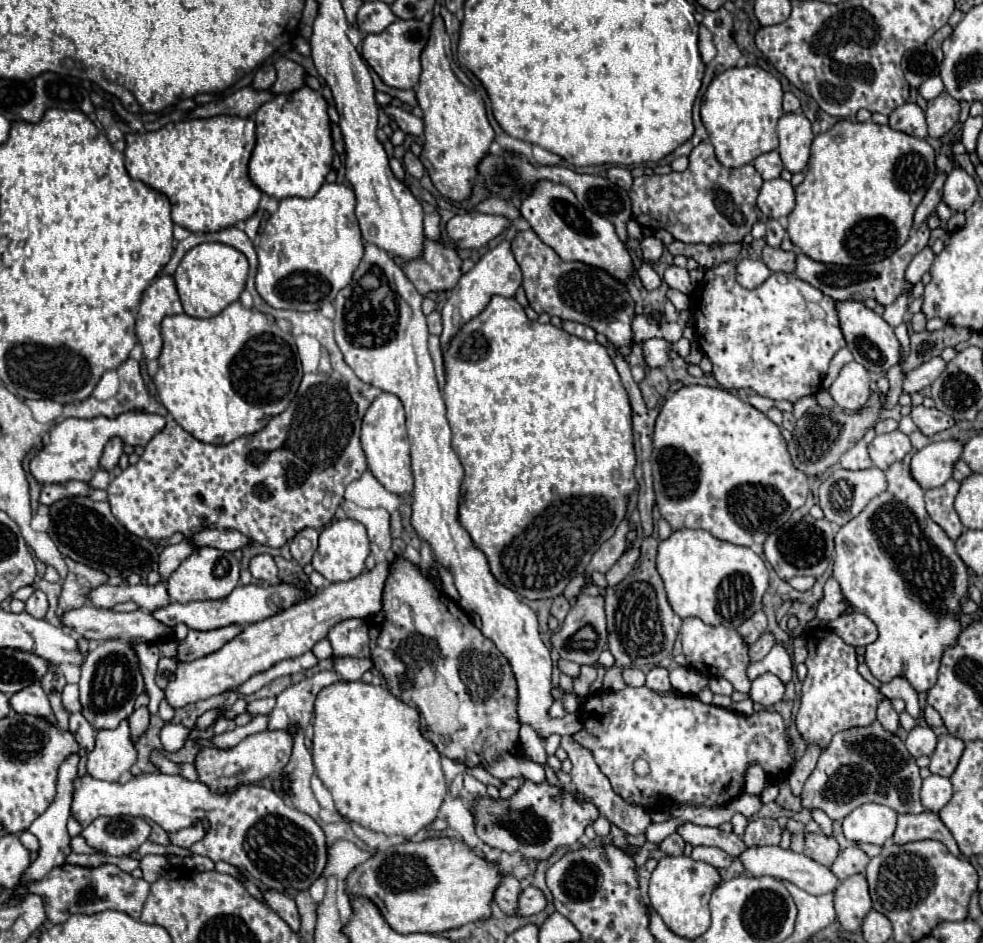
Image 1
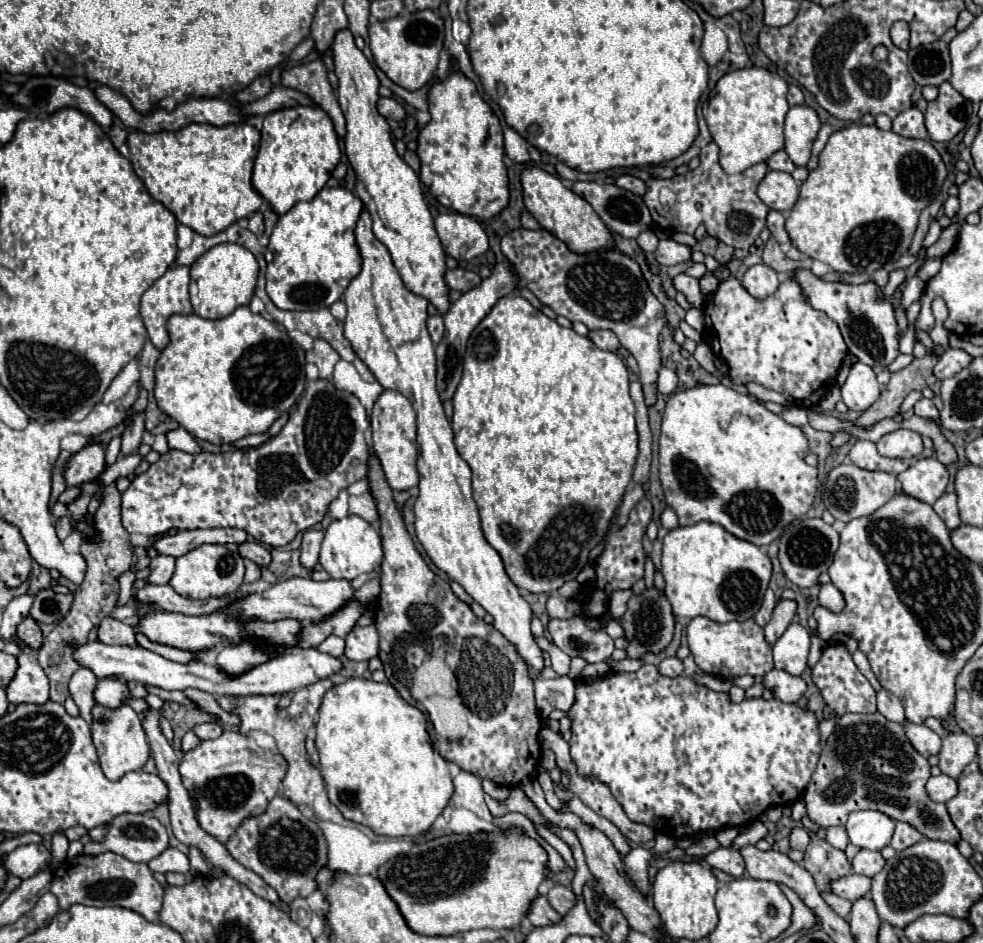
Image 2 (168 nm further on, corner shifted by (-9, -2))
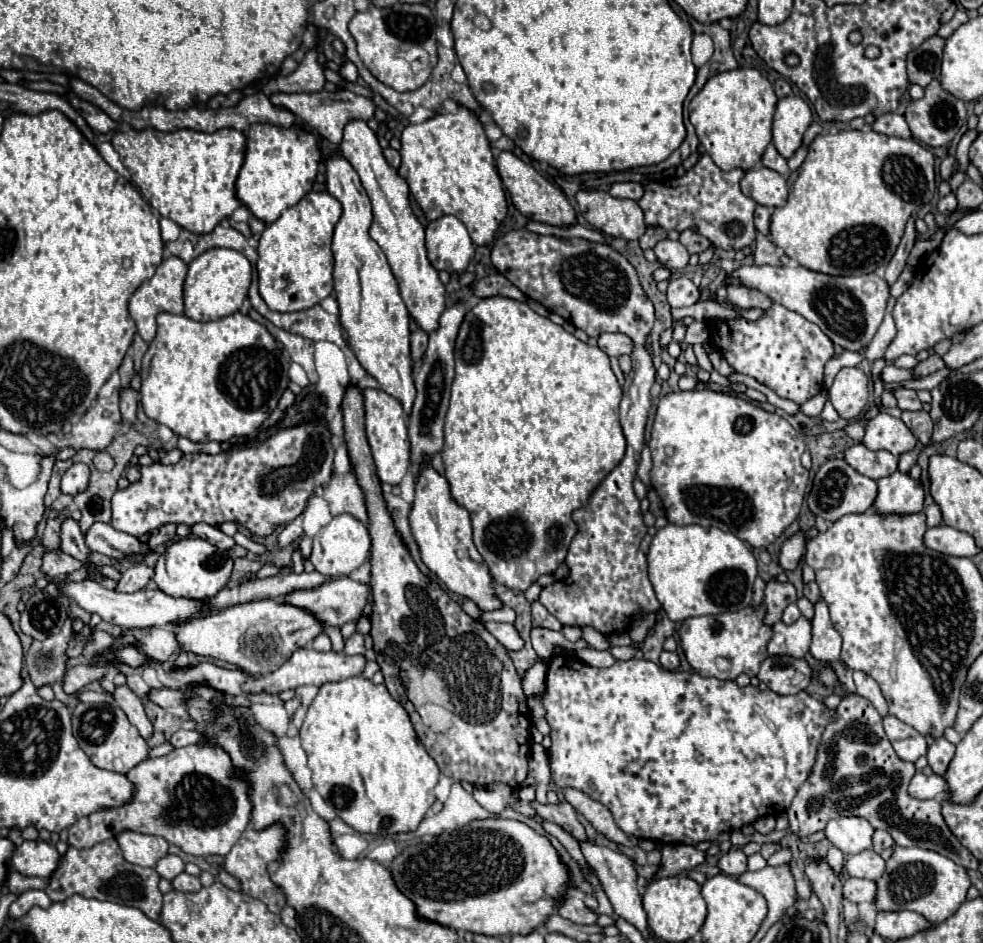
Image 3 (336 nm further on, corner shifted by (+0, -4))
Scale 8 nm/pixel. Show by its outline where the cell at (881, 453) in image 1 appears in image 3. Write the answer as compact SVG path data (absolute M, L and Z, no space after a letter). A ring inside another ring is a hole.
M878 413L874 419L866 423L866 433L862 443L868 449L886 449L894 453L896 457L914 449L918 445L918 439L912 435L912 431L904 425L902 419L896 419L886 413Z

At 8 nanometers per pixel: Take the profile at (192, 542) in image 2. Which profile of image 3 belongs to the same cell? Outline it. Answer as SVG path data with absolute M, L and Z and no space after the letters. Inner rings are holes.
M92 523L92 527L86 531L84 535L86 545L90 551L114 557L114 559L122 559L130 557L130 555L144 555L148 553L148 545L140 543L136 537L130 537L128 533L116 531L112 525L108 523Z

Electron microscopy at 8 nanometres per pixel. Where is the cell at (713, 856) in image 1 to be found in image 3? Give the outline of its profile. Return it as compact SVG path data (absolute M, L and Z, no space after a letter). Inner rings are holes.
M732 847L726 855L720 857L718 867L722 869L722 873L726 873L730 877L740 877L746 871L746 855L742 853L742 849Z

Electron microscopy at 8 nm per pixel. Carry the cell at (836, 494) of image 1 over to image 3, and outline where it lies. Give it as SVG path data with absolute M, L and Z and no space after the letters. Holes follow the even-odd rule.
M828 459L814 477L814 485L808 495L808 509L826 521L838 521L848 513L866 513L874 503L876 489L878 487L874 479L858 473L844 459Z

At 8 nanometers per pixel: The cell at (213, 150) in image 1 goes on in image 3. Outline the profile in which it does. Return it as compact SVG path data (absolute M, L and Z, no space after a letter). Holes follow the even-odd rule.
M126 129L112 137L112 147L152 209L192 233L210 233L214 225L240 207L234 183L244 163L246 137L236 129L220 129L216 133Z

